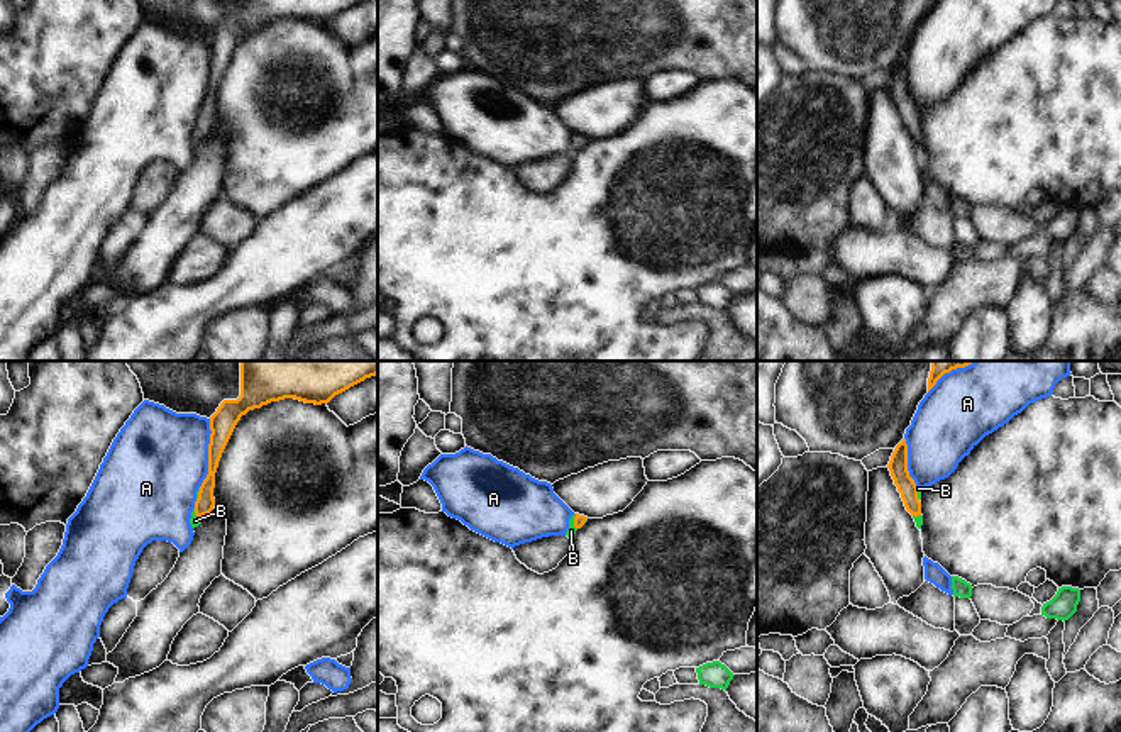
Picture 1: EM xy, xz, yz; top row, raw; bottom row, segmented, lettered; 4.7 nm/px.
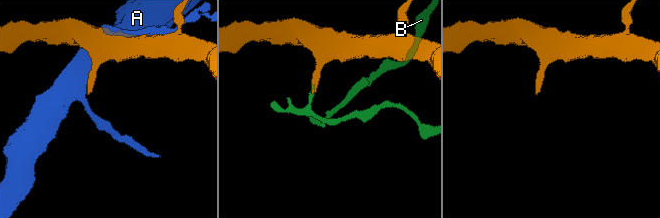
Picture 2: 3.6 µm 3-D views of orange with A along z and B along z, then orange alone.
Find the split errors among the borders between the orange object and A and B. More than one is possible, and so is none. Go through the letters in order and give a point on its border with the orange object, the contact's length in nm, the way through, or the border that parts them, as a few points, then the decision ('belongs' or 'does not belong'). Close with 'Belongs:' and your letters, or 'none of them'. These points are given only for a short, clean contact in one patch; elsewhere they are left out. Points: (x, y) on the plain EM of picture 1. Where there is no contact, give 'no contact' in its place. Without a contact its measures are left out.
A: xy (209, 73) | 340 nm | does not belong
B: xy (198, 136) | 70 nm | across xy (205, 122), (198, 136), (195, 141) | belongs
Belongs: B

